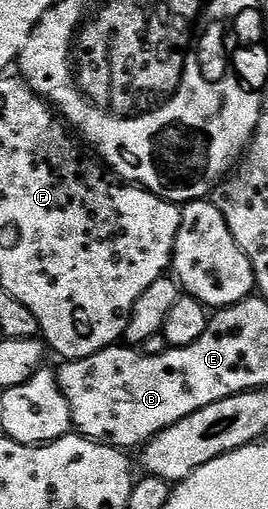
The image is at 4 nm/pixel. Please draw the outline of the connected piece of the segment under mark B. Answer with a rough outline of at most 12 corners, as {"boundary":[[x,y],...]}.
{"boundary":[[193,350],[65,360],[76,433],[141,448],[193,412]]}

